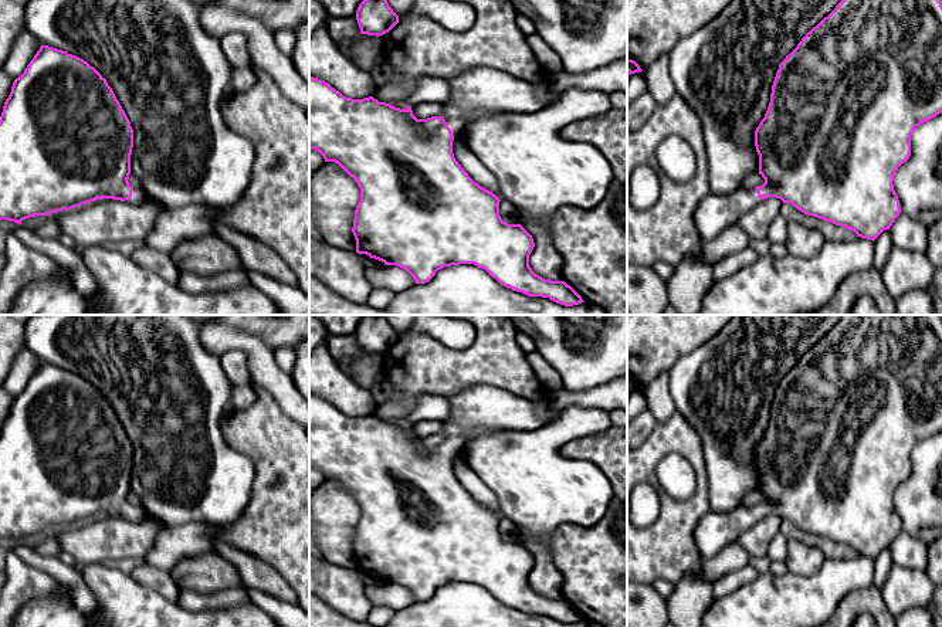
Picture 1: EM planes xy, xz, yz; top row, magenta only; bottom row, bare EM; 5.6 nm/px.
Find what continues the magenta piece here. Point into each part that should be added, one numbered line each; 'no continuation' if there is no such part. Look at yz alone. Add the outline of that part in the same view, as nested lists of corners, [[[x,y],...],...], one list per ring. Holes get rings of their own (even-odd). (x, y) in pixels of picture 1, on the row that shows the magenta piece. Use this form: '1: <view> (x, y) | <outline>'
1: yz (714, 213) | [[[738,189],[725,196],[708,193],[694,211],[701,240],[705,243],[715,238],[721,231],[736,224],[745,213],[760,201],[756,189]]]

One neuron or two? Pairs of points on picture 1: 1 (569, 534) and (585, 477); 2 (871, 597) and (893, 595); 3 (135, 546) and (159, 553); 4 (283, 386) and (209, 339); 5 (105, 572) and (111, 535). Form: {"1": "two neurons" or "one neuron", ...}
{"1": "two neurons", "2": "two neurons", "3": "two neurons", "4": "one neuron", "5": "two neurons"}

